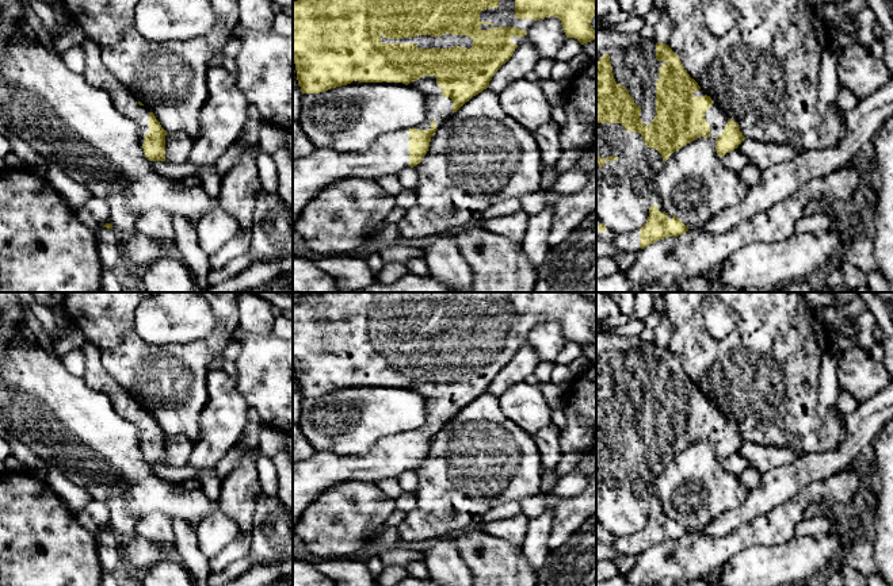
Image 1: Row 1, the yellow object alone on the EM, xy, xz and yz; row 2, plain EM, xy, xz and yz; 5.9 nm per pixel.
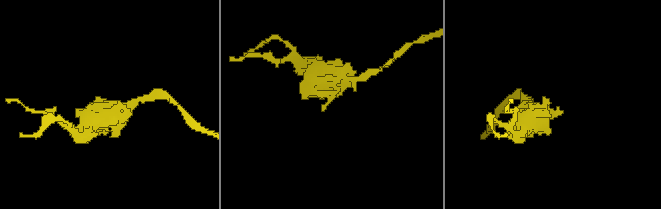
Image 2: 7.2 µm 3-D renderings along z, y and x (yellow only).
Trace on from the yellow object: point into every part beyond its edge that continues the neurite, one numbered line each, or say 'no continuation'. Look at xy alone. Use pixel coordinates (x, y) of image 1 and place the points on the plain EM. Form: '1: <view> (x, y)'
1: xy (95, 375)

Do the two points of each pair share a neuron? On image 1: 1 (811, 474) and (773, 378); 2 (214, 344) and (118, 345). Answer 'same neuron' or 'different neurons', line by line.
1: different neurons
2: same neuron

